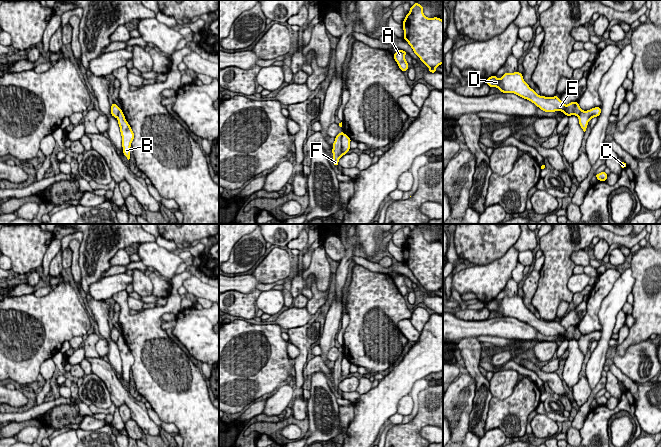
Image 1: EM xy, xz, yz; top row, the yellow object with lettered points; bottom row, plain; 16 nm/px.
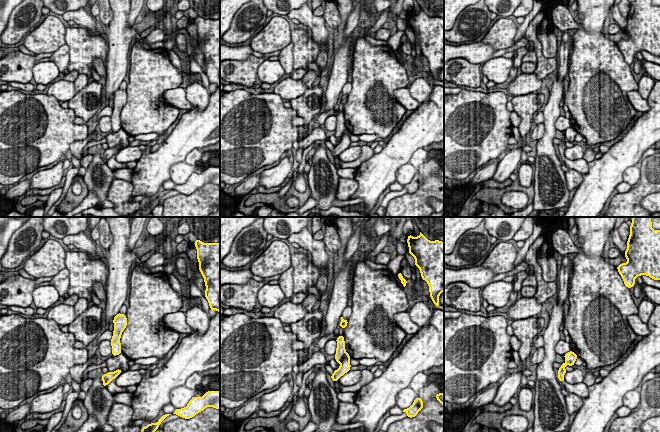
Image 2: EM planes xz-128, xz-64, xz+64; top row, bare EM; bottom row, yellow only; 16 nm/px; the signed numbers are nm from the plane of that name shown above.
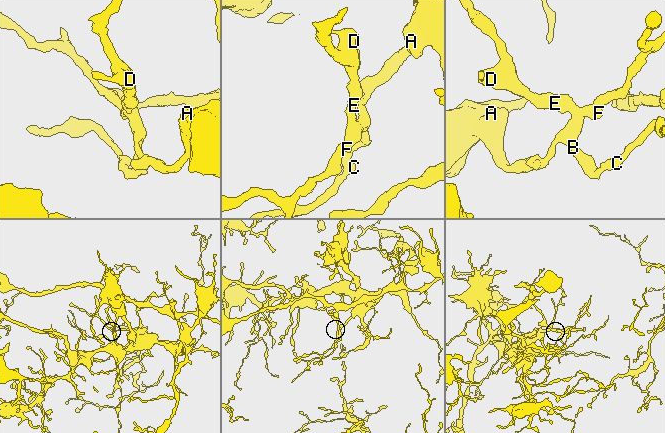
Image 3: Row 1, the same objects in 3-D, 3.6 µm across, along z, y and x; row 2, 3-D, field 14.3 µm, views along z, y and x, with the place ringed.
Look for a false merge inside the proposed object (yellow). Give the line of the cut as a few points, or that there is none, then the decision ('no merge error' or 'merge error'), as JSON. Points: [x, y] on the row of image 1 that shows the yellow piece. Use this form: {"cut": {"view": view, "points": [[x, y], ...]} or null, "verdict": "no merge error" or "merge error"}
{"cut": {"view": "xz", "points": [[343, 133], [339, 157]]}, "verdict": "merge error"}

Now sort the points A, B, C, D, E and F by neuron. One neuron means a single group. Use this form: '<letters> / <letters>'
A B C / D E F

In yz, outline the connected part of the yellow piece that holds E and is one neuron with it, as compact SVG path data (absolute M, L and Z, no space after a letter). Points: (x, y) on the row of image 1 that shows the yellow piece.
M518 71L514 73L505 73L500 79L495 75L485 80L489 87L497 87L500 92L514 93L524 99L527 99L545 112L562 111L568 117L571 115L579 116L583 111L579 103L570 102L565 105L558 96L545 97L538 95L524 81L523 75Z

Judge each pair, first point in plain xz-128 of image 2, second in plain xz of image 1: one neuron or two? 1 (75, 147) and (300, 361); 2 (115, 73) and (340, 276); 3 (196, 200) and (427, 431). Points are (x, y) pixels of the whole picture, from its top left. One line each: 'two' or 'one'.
1: two
2: two
3: two

